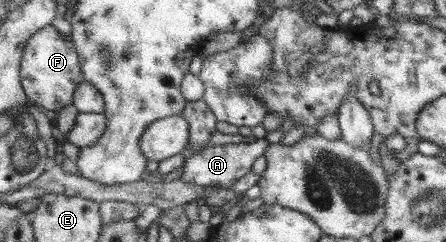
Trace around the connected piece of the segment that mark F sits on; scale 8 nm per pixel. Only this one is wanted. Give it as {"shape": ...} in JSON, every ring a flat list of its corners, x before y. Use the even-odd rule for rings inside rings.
{"shape":[[53,24,40,29,26,43,26,53,22,65,24,88,29,100,46,109,60,112,66,105,75,103,76,91,86,80,80,54,71,36,58,30]]}

